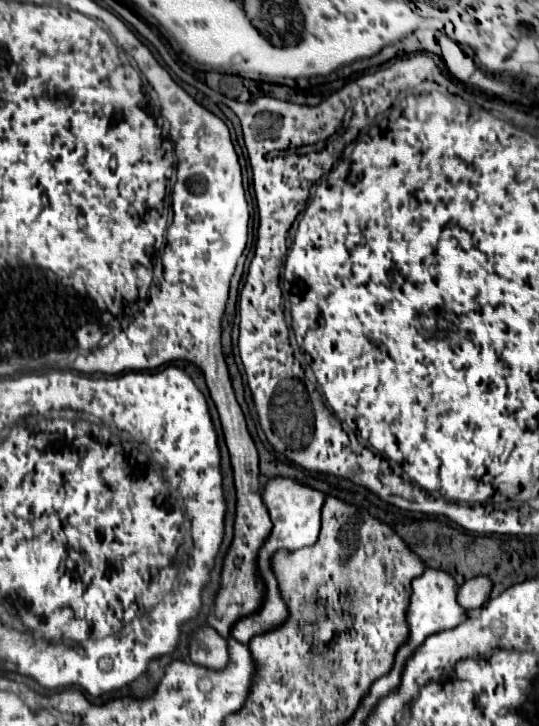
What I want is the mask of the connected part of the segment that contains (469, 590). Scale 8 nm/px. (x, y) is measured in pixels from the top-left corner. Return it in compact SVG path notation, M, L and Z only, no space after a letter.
M478 576L468 580L460 590L458 590L458 602L460 606L472 610L472 608L480 608L486 598L492 592L492 580L488 576Z

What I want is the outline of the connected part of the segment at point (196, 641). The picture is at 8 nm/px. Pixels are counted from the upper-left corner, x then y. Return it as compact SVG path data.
M200 626L192 632L190 636L190 658L192 662L206 666L206 668L214 668L220 670L228 664L228 644L226 640L210 626Z

